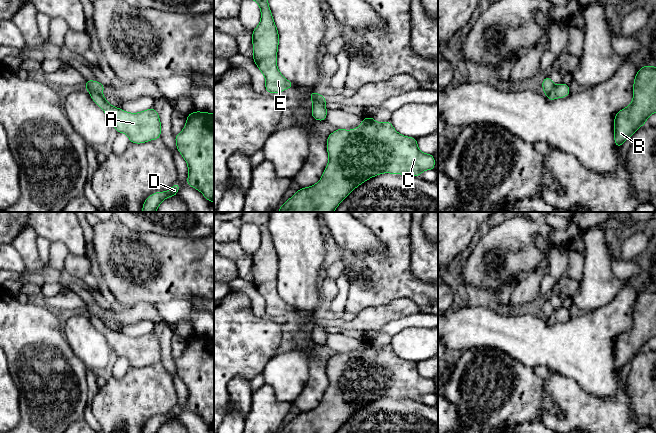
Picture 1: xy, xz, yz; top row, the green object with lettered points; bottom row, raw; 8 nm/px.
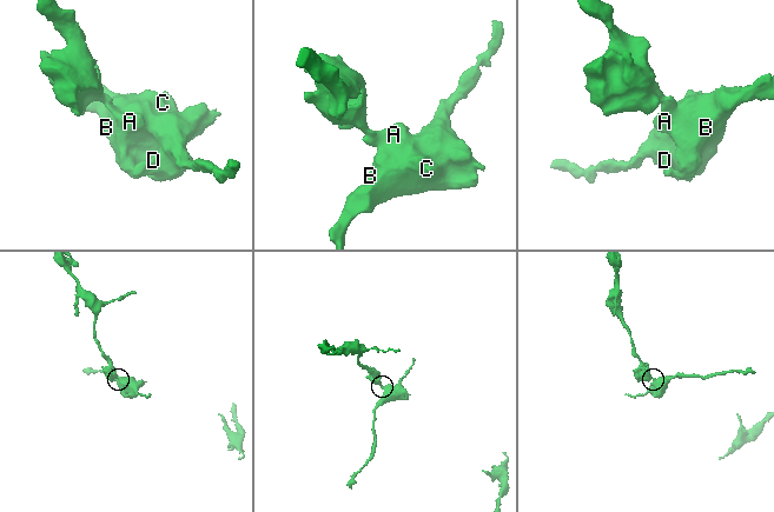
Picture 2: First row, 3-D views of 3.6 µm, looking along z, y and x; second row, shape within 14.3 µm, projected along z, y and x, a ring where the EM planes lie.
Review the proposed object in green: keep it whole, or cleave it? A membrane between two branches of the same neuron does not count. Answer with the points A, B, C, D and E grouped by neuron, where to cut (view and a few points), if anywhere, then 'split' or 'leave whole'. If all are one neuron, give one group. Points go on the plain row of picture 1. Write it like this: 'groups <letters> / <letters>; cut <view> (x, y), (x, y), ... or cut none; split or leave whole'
groups A B C D / E; cut xy (89, 315), (98, 315), (100, 317); split

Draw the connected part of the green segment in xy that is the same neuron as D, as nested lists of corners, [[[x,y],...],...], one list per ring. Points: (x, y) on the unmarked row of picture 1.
[[[176,406],[170,414],[155,416],[145,423],[142,433],[157,433],[158,430],[167,422],[178,418],[180,407]]]

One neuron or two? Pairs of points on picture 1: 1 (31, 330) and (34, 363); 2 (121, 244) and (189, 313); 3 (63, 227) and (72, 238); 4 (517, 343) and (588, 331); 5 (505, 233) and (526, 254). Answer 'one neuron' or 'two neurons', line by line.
1: one neuron
2: two neurons
3: one neuron
4: one neuron
5: one neuron

